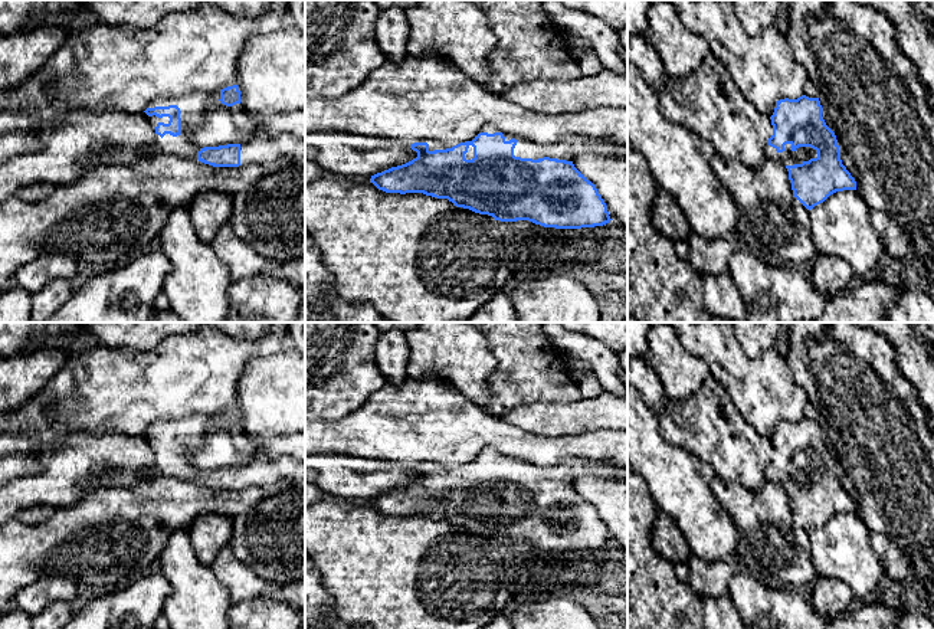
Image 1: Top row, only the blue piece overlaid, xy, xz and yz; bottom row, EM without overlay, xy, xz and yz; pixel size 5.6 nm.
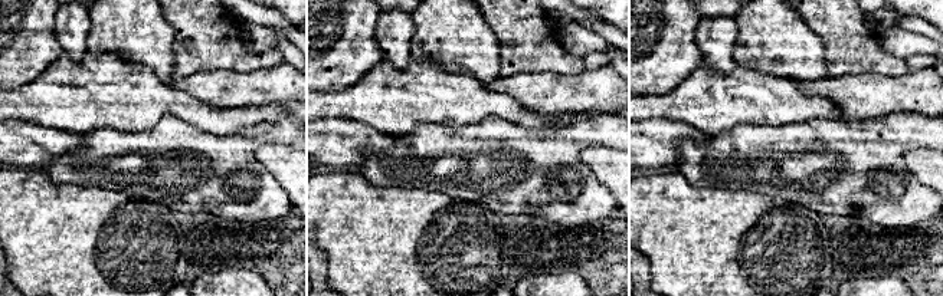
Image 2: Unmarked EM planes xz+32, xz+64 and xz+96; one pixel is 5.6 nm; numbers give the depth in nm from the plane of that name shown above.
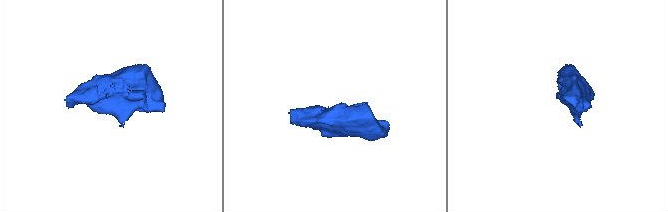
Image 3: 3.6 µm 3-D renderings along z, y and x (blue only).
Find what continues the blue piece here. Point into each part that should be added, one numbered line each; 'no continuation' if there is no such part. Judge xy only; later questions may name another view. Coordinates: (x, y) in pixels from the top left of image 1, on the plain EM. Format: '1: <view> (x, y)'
1: xy (192, 431)

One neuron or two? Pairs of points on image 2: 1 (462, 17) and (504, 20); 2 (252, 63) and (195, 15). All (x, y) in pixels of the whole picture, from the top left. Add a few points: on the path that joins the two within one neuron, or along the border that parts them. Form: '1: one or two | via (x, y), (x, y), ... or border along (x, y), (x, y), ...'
1: two | border along (481, 15), (494, 32), (498, 51)
2: one | via (236, 58), (205, 30)

